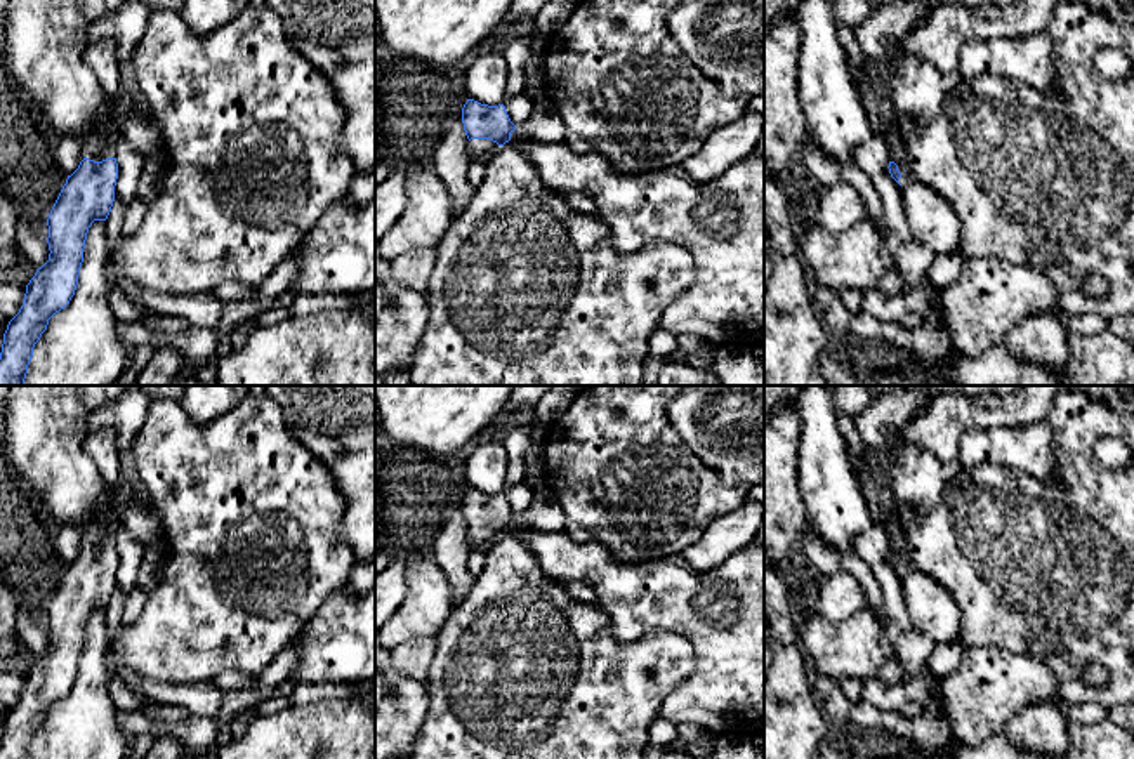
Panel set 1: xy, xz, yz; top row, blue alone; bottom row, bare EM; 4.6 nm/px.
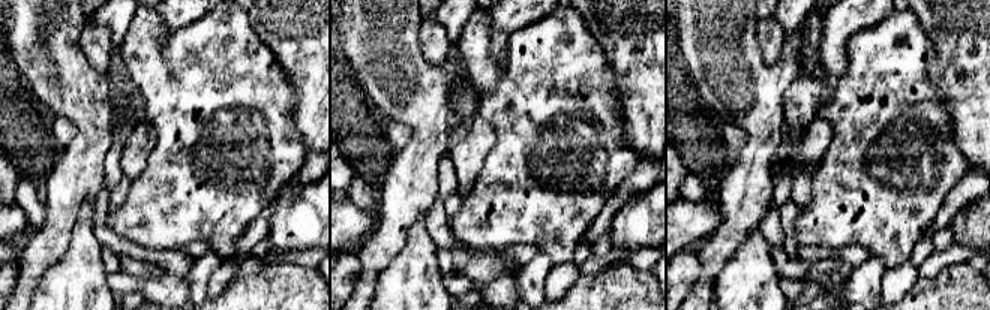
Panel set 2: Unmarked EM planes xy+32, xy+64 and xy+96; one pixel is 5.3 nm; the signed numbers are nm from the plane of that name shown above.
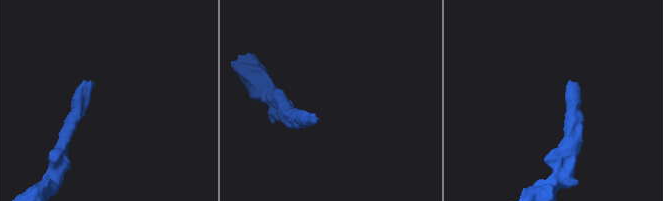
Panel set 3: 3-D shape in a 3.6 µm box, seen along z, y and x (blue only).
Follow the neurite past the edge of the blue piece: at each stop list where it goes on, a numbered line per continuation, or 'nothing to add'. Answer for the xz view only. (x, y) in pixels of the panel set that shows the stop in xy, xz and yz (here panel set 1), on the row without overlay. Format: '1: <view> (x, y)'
1: xz (474, 535)

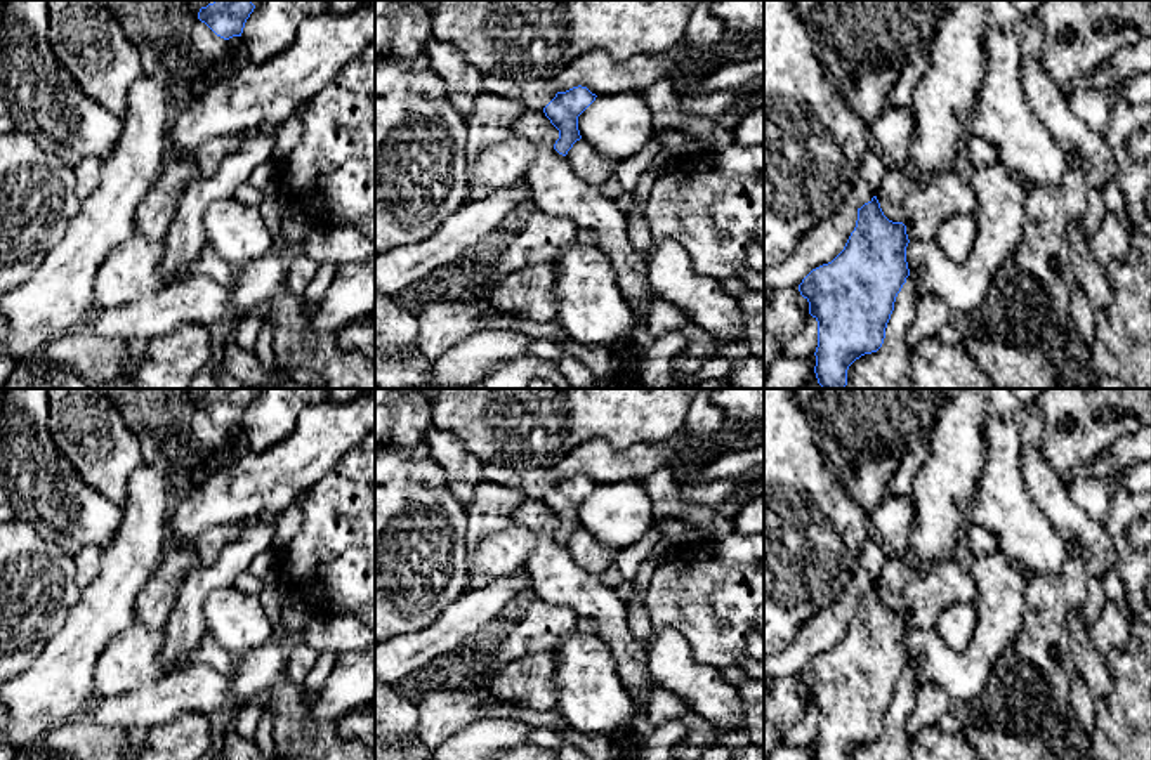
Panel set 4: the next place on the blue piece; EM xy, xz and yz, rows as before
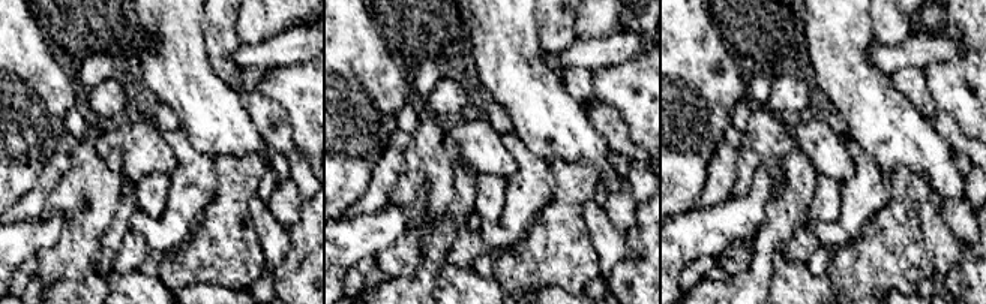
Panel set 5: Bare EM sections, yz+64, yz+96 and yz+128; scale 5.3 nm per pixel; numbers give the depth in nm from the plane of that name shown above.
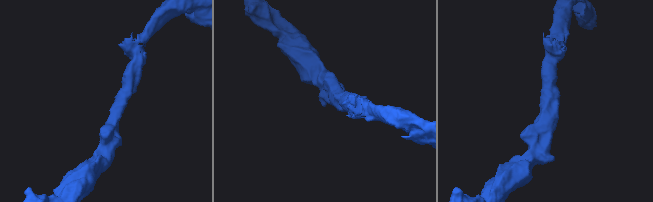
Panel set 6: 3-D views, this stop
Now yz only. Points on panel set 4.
nothing to add

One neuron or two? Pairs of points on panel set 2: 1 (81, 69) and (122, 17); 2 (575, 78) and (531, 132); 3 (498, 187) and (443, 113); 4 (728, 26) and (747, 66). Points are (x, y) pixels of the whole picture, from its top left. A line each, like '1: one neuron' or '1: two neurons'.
1: two neurons
2: one neuron
3: two neurons
4: one neuron

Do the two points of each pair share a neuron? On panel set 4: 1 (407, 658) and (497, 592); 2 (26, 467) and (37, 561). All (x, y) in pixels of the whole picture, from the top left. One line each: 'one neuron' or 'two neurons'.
1: one neuron
2: two neurons

